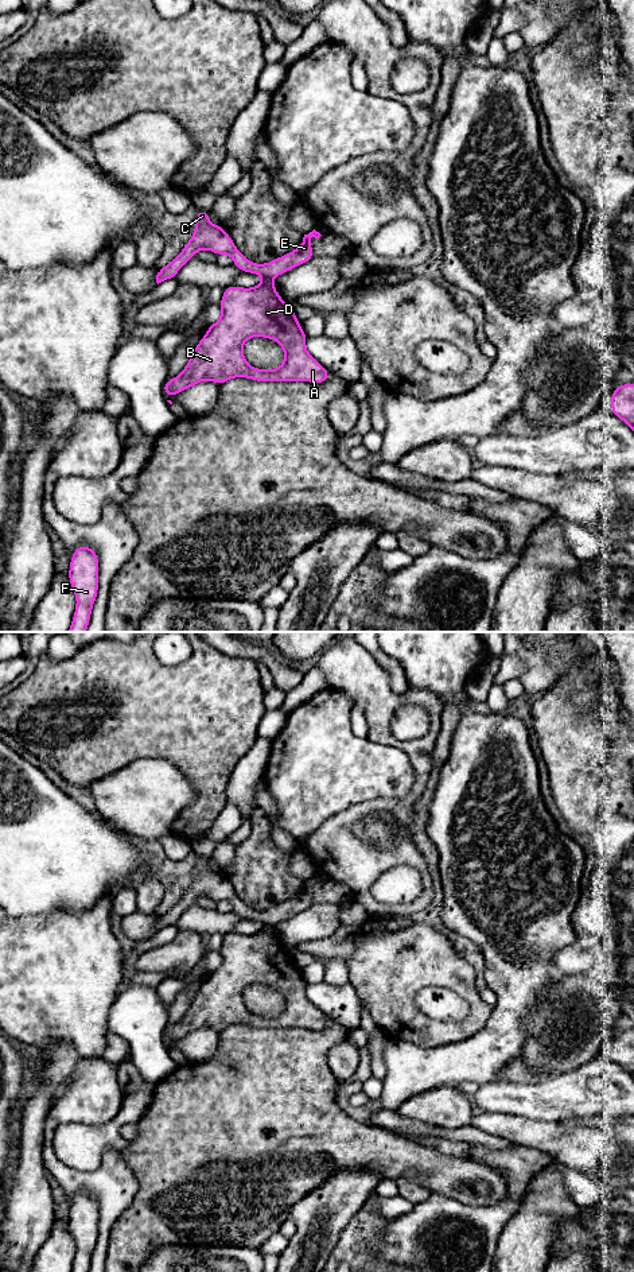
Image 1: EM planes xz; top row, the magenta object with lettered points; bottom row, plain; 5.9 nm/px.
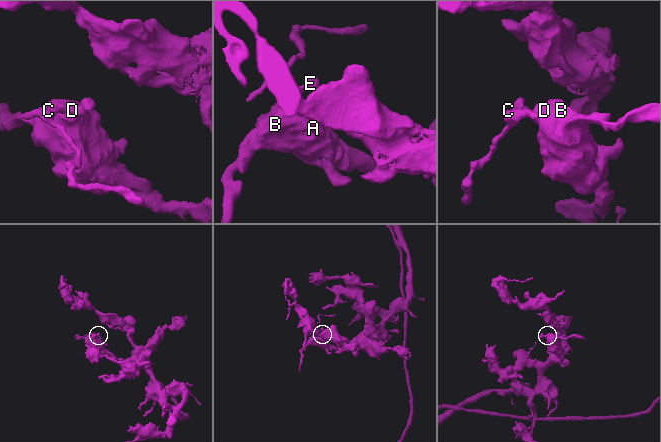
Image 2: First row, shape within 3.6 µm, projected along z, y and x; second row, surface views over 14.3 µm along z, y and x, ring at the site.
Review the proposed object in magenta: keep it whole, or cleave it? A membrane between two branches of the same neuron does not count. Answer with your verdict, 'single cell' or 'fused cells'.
fused cells

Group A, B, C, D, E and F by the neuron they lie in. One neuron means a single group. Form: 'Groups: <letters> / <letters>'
Groups: A B D F / C E

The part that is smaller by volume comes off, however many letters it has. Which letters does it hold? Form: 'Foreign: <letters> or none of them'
Foreign: C, E

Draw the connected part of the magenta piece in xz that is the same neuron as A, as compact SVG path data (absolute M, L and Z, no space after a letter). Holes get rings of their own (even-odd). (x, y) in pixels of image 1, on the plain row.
M271 926L252 935L226 934L219 954L221 965L209 973L183 1017L164 1029L164 1042L178 1042L206 1027L218 1032L234 1024L323 1031L331 1023L308 1000L308 984ZM252 984L275 986L284 996L284 1009L276 1016L250 1013L242 993Z

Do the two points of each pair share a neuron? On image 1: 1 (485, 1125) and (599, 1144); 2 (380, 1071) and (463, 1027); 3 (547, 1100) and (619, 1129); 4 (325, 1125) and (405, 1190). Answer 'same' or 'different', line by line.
1: same
2: different
3: different
4: different

